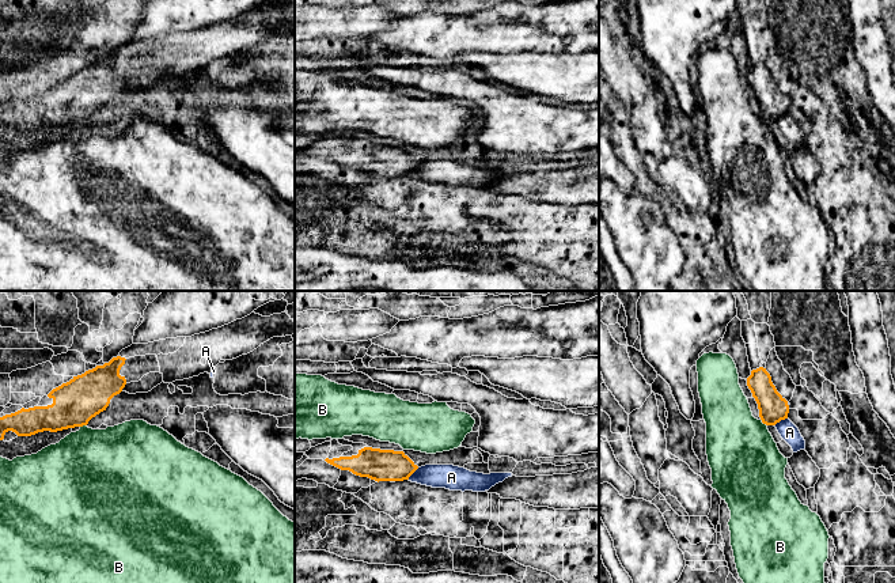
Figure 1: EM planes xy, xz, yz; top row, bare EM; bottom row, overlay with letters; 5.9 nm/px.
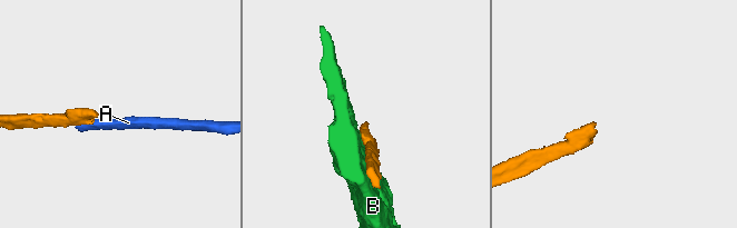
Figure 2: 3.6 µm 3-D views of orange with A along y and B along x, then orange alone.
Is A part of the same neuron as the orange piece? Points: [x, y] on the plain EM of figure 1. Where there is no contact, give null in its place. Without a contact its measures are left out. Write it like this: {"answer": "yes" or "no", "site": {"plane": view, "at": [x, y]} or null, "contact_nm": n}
{"answer": "no", "site": {"plane": "yz", "at": [780, 116]}, "contact_nm": 90}

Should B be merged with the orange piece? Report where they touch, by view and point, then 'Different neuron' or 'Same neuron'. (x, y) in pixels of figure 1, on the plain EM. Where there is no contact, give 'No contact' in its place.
Touches orange at yz (763, 118). Different neuron

